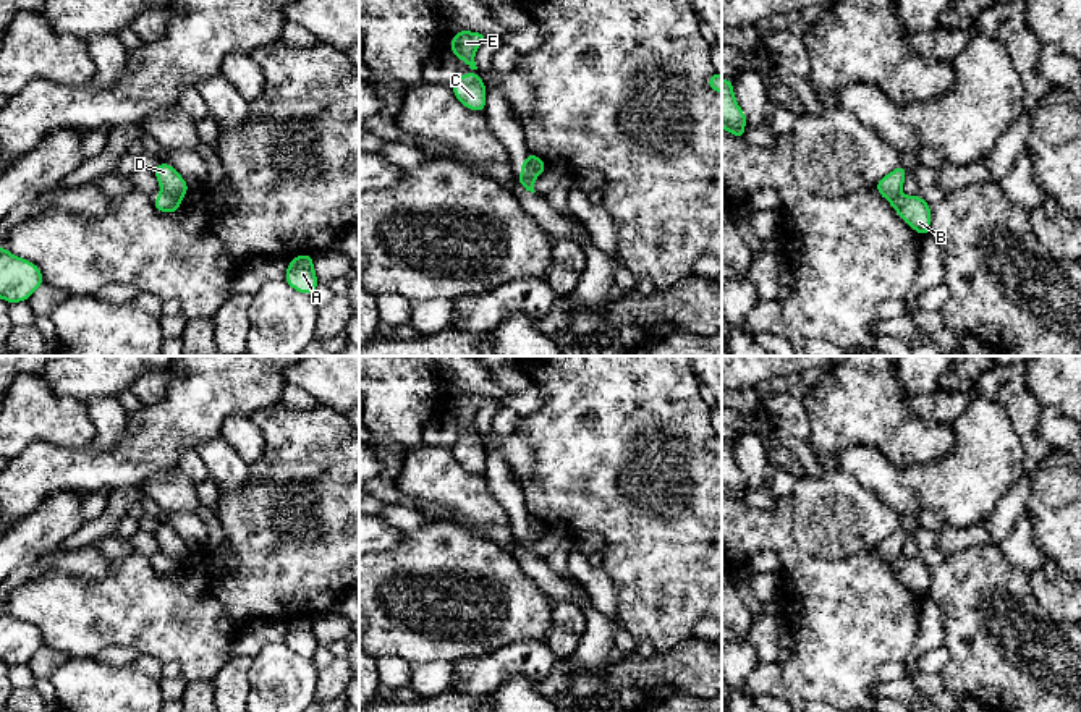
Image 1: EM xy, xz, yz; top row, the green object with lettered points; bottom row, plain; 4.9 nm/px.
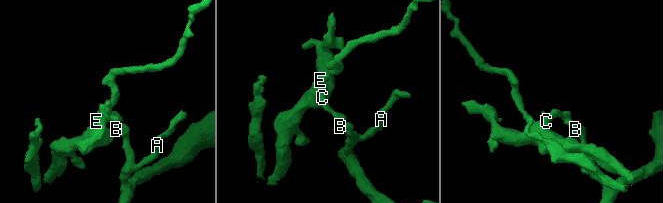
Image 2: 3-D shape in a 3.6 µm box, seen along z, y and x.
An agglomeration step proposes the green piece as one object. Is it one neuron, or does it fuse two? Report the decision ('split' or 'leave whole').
split

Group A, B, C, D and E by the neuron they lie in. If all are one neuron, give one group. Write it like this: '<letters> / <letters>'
A B / C D E

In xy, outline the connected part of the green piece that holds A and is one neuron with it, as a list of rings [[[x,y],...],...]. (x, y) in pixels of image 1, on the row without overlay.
[[[301,617],[288,625],[283,641],[293,652],[303,657],[312,657],[319,649],[311,617]]]

